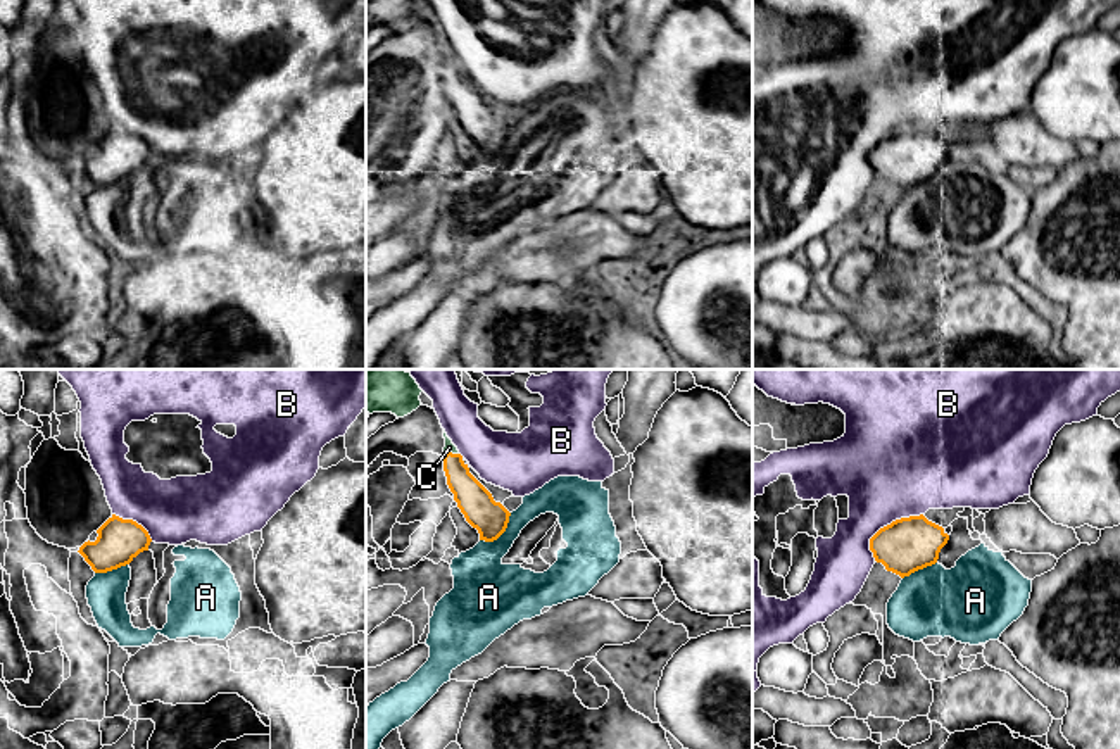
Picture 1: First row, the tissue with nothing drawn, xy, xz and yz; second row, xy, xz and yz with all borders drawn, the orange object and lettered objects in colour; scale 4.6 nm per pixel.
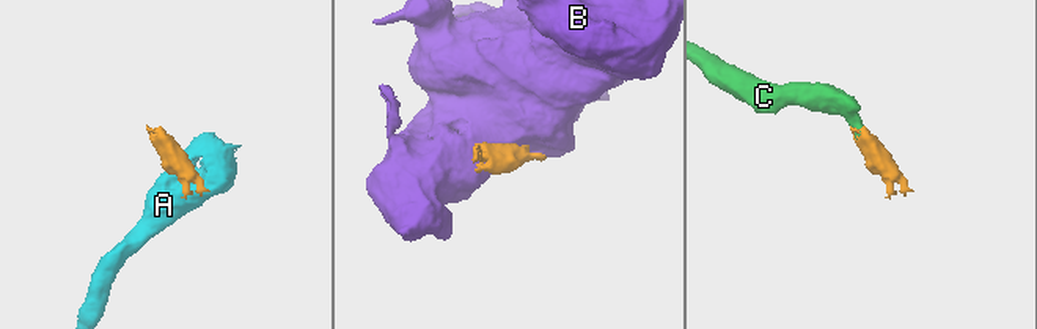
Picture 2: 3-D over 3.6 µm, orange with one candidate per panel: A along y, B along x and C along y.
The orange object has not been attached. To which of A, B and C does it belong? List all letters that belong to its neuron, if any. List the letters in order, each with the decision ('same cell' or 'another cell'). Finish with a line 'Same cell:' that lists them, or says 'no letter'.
A: another cell
B: another cell
C: same cell
Same cell: C

